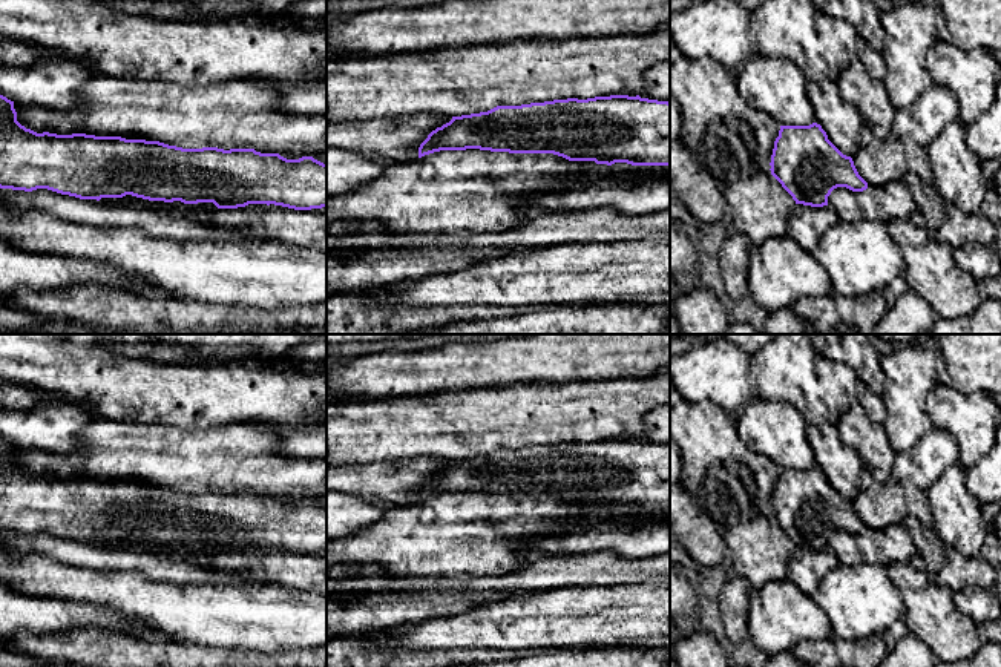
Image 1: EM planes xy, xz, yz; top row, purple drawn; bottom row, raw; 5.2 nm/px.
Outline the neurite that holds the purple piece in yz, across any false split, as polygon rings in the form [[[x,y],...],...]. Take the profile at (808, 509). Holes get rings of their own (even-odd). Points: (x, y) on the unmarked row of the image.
[[[817,466],[780,469],[770,509],[771,518],[796,547],[823,550],[837,531],[852,535],[868,532],[852,501],[843,498]]]

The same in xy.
[[[0,439],[0,532],[48,532],[97,544],[132,538],[164,546],[213,546],[218,552],[274,547],[311,554],[327,550],[327,508],[313,500],[287,503],[254,492],[182,492],[121,480],[37,477],[17,465],[14,445]]]

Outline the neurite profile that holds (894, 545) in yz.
[[[894,524],[883,531],[869,531],[863,535],[852,535],[837,531],[828,540],[828,549],[840,564],[883,564],[907,563],[917,547],[909,531],[903,524]]]

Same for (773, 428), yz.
[[[754,397],[737,414],[739,439],[780,469],[809,469],[816,457],[806,435],[803,414],[780,400]]]

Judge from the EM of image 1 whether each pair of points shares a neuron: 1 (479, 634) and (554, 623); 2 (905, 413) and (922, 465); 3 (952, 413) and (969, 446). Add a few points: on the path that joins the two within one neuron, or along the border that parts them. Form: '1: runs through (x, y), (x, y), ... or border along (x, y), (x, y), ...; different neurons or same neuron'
1: runs through (497, 634), (503, 637), (517, 623), (535, 623); same neuron
2: border along (934, 427), (909, 448), (897, 454); different neurons
3: runs through (960, 420), (969, 430), (969, 439); same neuron

